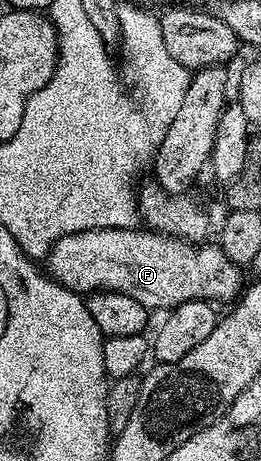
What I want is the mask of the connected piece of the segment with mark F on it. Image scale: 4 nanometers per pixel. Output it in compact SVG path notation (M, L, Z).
M104 228L102 230L87 230L86 232L74 232L70 236L62 236L57 242L51 243L50 249L52 251L48 254L48 266L46 265L47 273L50 275L53 282L62 283L67 290L72 290L81 296L95 294L97 292L118 292L126 296L134 296L134 300L138 300L138 304L147 306L149 311L156 312L156 310L164 310L163 312L171 311L173 307L184 304L186 301L192 301L195 298L207 299L213 304L220 304L220 302L231 303L233 299L241 293L242 285L240 286L240 270L241 267L237 263L232 262L226 256L224 249L218 244L200 244L193 245L193 243L185 242L182 238L174 238L167 234L158 234L155 230L147 228L133 228L130 230L123 230L122 228Z

